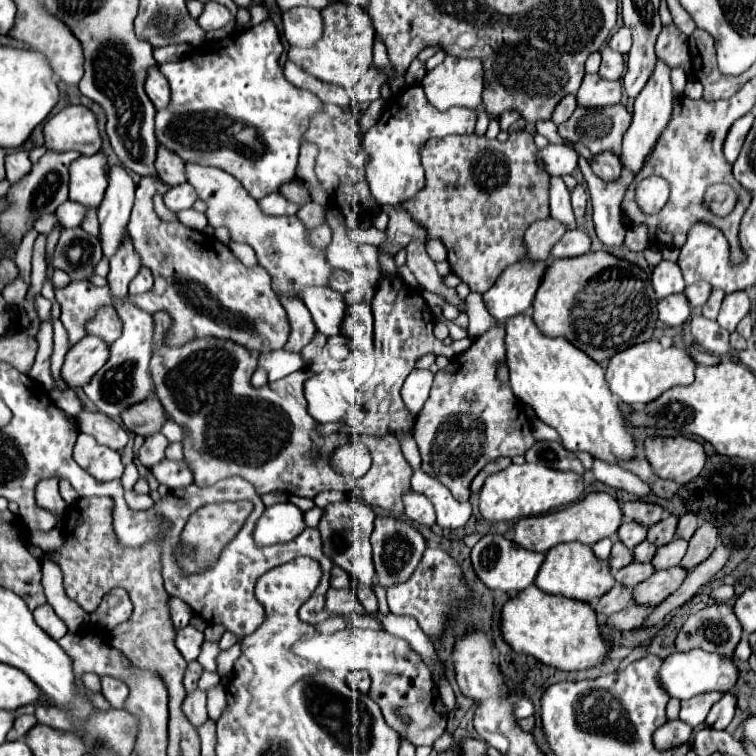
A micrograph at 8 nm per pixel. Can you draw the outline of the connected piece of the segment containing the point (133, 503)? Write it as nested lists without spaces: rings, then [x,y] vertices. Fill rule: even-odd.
[[[134,491],[126,493],[126,503],[132,511],[142,511],[142,509],[150,509],[154,505],[150,495],[136,495]]]

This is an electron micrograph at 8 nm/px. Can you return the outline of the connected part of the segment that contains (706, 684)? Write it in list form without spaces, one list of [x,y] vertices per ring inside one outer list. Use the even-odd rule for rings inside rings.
[[[690,649],[690,651],[672,653],[672,655],[668,655],[664,659],[664,665],[660,669],[662,687],[666,687],[670,697],[676,697],[680,701],[682,699],[690,699],[690,697],[700,695],[700,693],[708,693],[708,691],[726,693],[738,681],[738,675],[740,675],[740,671],[736,667],[736,659],[734,657],[708,653],[708,651],[702,651],[702,649]]]

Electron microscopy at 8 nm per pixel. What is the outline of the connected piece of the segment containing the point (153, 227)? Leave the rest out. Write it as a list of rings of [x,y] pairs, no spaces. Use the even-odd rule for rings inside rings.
[[[142,177],[142,181],[136,187],[136,201],[132,207],[128,231],[132,235],[136,253],[140,255],[142,267],[148,267],[154,275],[154,287],[152,291],[148,291],[148,295],[136,295],[132,303],[144,307],[144,311],[148,313],[168,311],[168,315],[172,317],[172,327],[168,333],[170,345],[182,345],[192,337],[222,337],[256,353],[260,351],[270,353],[284,349],[290,335],[290,323],[278,295],[270,287],[272,283],[270,273],[260,265],[244,267],[240,259],[236,259],[234,253],[224,243],[220,243],[210,235],[200,235],[198,231],[192,231],[186,225],[168,223],[160,219],[154,211],[154,195],[158,193],[164,195],[168,189],[170,187],[166,183],[152,177]]]

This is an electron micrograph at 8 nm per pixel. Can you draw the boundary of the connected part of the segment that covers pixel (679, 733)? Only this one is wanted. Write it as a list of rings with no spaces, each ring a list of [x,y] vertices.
[[[680,719],[676,721],[668,721],[664,723],[656,733],[654,733],[654,747],[658,751],[668,751],[674,747],[680,747],[684,743],[688,743],[692,733],[692,727],[688,727],[686,723],[682,723]]]

